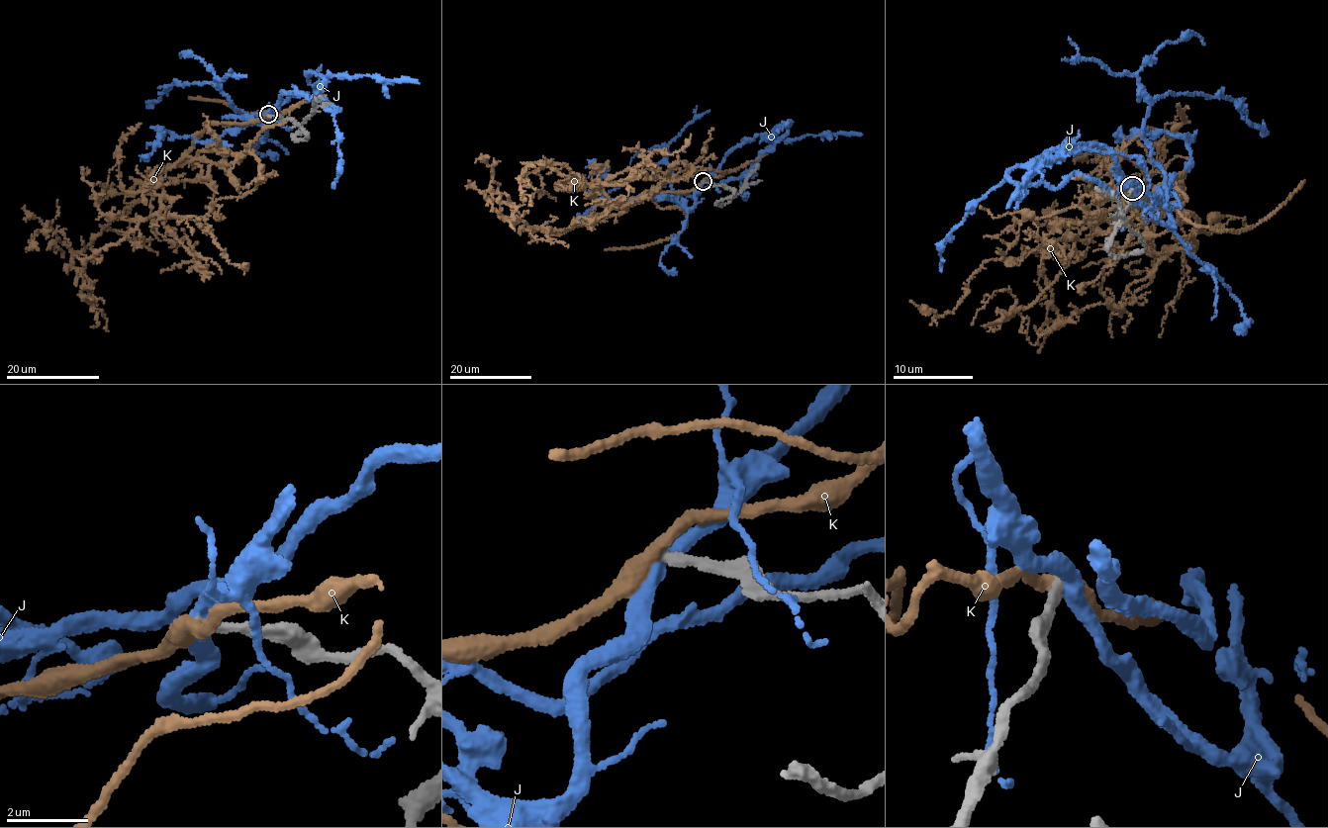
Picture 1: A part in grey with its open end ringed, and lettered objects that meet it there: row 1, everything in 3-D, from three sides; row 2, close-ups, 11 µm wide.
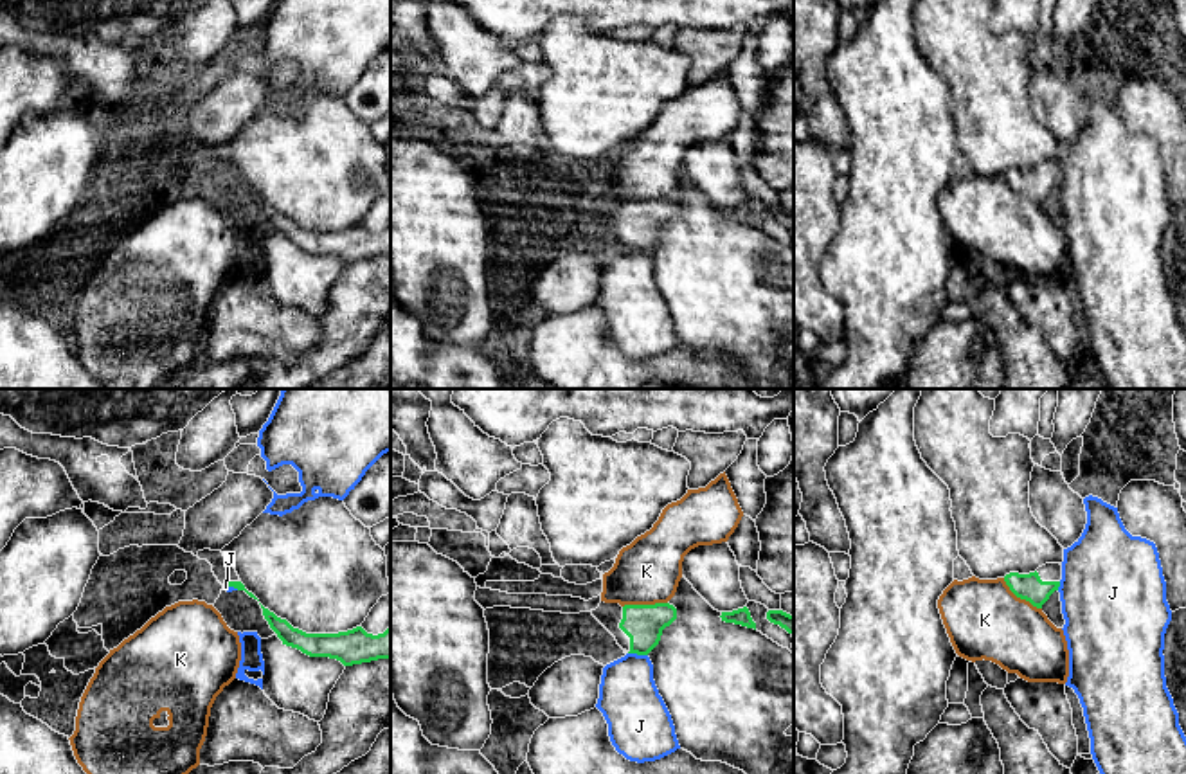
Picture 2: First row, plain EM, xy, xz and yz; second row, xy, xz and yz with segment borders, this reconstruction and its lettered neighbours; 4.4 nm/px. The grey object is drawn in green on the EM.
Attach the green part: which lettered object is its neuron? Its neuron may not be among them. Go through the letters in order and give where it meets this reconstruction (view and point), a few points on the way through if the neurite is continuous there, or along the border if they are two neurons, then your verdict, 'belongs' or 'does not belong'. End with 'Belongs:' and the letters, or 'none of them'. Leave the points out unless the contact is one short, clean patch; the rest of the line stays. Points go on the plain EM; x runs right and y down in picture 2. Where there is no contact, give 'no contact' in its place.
J: xz (637, 251) | along xz (628, 249), (646, 252) | does not belong
K: xz (645, 202) | along xz (666, 198), (627, 200), (623, 204) | does not belong
Belongs: none of them

